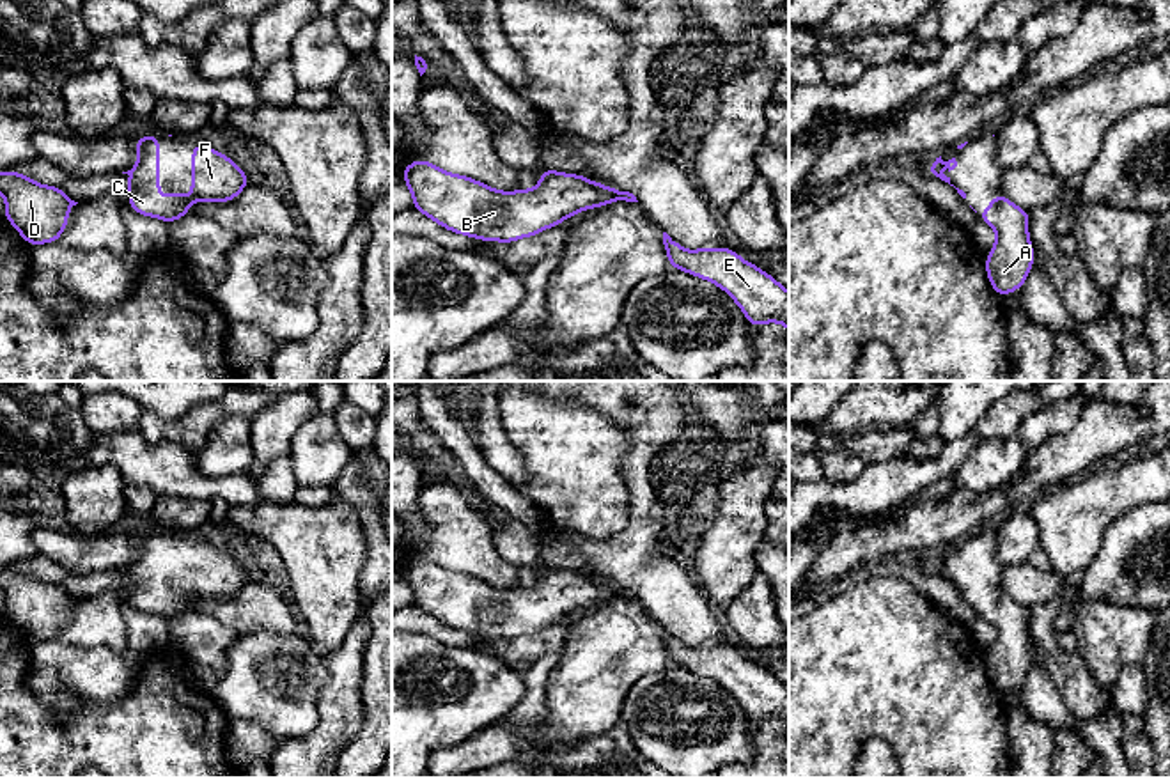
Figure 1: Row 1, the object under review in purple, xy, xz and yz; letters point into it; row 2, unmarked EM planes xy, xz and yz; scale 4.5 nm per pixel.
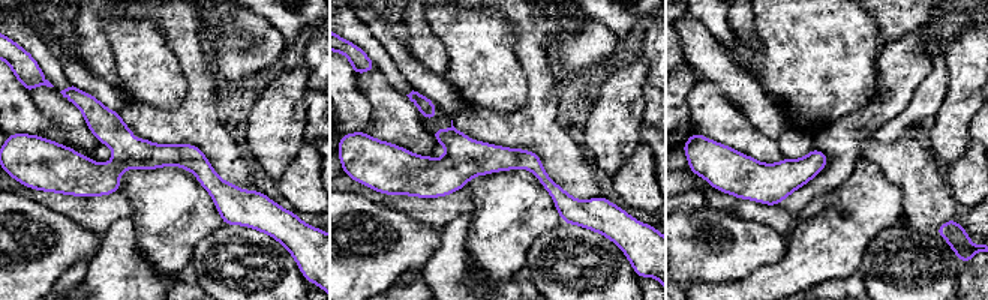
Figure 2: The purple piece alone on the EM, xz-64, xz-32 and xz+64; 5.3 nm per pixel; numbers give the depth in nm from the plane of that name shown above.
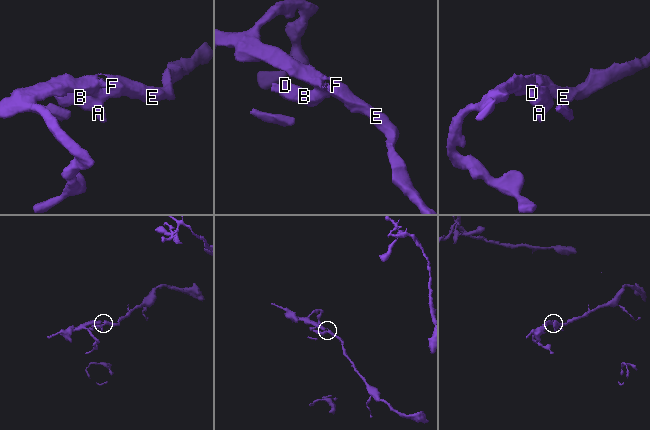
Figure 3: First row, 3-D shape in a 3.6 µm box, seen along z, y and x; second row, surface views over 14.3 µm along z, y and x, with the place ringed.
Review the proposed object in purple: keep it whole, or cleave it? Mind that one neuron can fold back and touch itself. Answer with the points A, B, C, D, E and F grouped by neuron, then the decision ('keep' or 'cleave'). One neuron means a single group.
A B C D E F; keep

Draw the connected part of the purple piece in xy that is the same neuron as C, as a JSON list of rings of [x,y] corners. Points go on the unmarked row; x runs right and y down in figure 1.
[[[156,530],[135,537],[136,562],[129,572],[129,606],[142,613],[160,615],[167,622],[190,611],[190,599],[222,599],[236,595],[252,578],[232,555],[209,542],[191,544],[191,592],[170,587],[160,594],[160,535]]]

